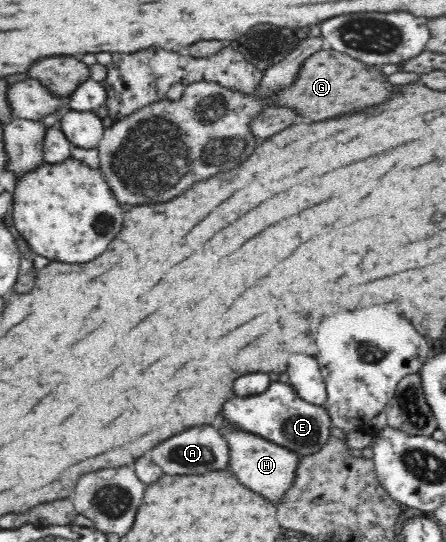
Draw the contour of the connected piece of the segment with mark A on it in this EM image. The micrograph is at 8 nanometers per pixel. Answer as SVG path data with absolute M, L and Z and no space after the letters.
M213 426L189 428L151 450L155 464L163 468L165 474L205 474L209 470L221 470L229 464L230 450L226 438Z

